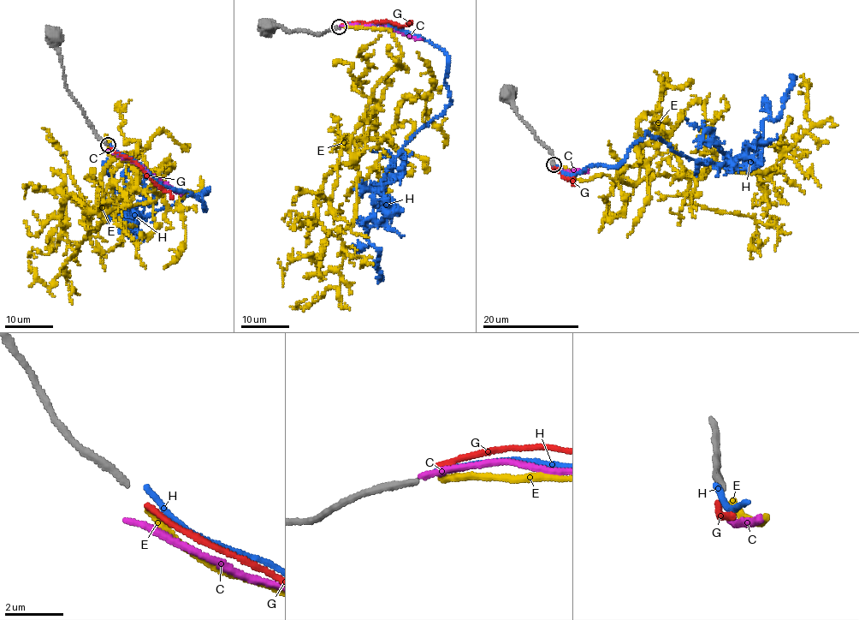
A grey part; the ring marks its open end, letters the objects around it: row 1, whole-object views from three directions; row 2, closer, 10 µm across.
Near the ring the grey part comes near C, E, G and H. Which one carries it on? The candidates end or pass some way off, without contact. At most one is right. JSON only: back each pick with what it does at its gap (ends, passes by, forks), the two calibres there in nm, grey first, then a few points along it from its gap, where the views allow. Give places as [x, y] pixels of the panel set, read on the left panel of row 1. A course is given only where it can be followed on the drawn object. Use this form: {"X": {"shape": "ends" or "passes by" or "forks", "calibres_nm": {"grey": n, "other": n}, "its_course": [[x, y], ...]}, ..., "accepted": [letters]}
{"accepted": []}

